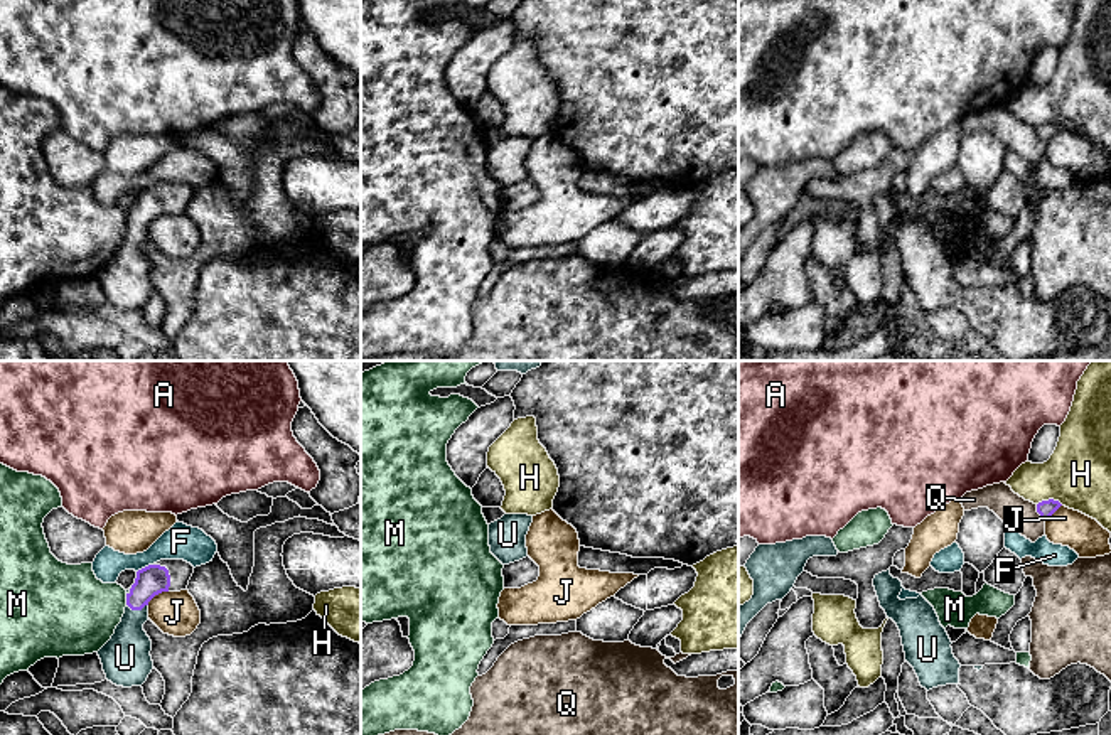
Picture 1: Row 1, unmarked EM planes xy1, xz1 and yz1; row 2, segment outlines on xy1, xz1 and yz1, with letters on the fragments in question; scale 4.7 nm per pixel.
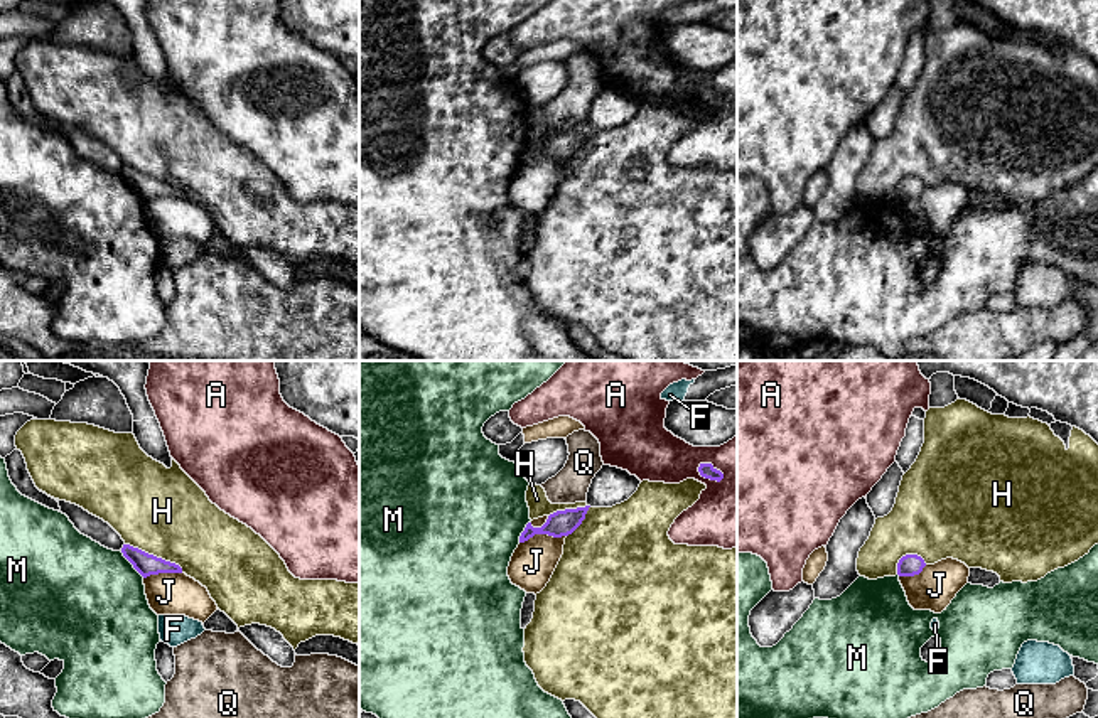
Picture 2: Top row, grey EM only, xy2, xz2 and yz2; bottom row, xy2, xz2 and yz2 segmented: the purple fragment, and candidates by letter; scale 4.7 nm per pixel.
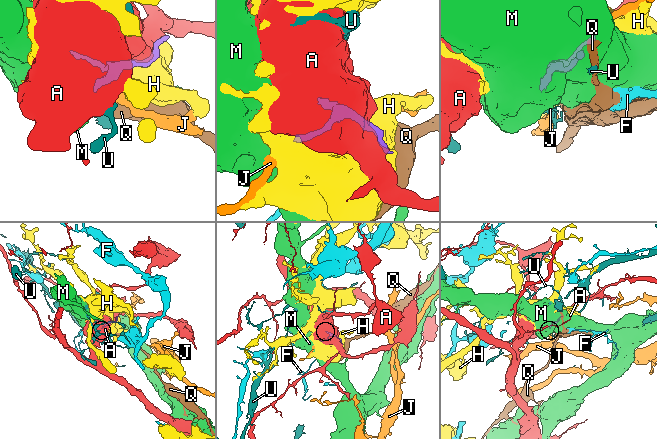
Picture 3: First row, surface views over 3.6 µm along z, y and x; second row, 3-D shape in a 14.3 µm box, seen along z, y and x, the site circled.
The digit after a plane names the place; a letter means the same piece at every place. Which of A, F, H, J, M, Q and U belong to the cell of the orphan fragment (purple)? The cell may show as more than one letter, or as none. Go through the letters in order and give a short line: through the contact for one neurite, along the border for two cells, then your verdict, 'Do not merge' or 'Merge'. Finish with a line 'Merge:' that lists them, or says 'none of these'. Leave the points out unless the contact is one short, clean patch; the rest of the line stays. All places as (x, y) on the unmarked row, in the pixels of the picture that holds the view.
A: Do not merge
F: Do not merge
H: Do not merge
J: Do not merge
M: Do not merge
Q: Line: yz1 (1035, 127), (1044, 144). Do not merge
U: Line: xy1 (154, 201), (137, 219), (137, 231), (125, 280). Merge
Merge: U

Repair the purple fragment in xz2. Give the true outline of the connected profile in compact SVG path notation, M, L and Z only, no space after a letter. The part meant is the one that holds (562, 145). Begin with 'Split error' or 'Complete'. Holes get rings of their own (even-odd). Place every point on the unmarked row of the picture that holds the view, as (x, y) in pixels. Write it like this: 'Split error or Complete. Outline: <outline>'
Complete. Outline: M590 128L557 133L548 138L546 145L541 150L533 150L531 145L528 145L519 158L519 165L528 163L535 157L548 157L553 160L572 157L585 142L589 130Z

